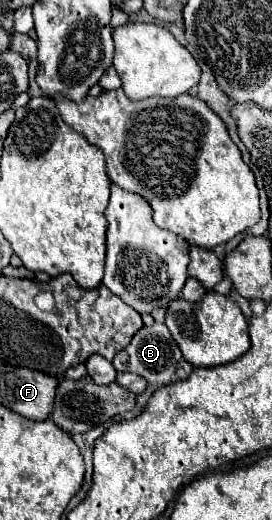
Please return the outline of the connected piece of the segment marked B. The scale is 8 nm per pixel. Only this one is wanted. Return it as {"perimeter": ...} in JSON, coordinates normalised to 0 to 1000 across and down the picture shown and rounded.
{"perimeter":[[[563,621],[555,629],[518,629],[489,656],[474,660],[474,667],[460,667],[452,675],[438,675],[415,690],[415,706],[430,713],[474,713],[474,717],[504,717],[518,721],[548,744],[577,748],[592,740],[636,737],[643,733],[643,702],[665,694],[665,675],[643,660],[643,652],[629,648],[621,633],[599,621]]]}

